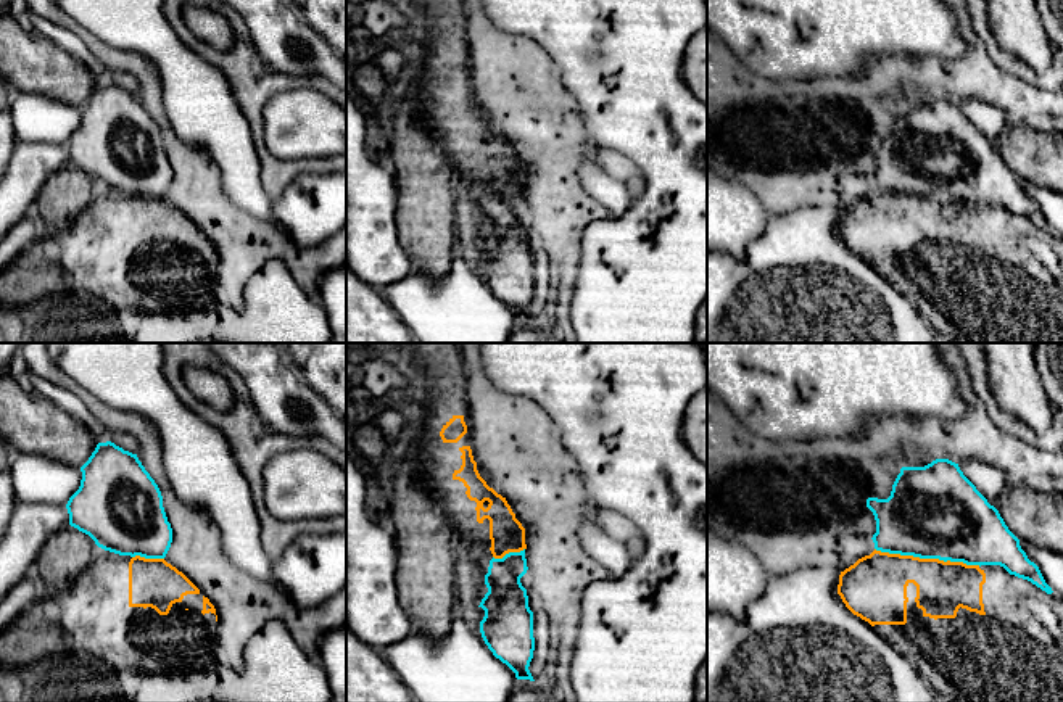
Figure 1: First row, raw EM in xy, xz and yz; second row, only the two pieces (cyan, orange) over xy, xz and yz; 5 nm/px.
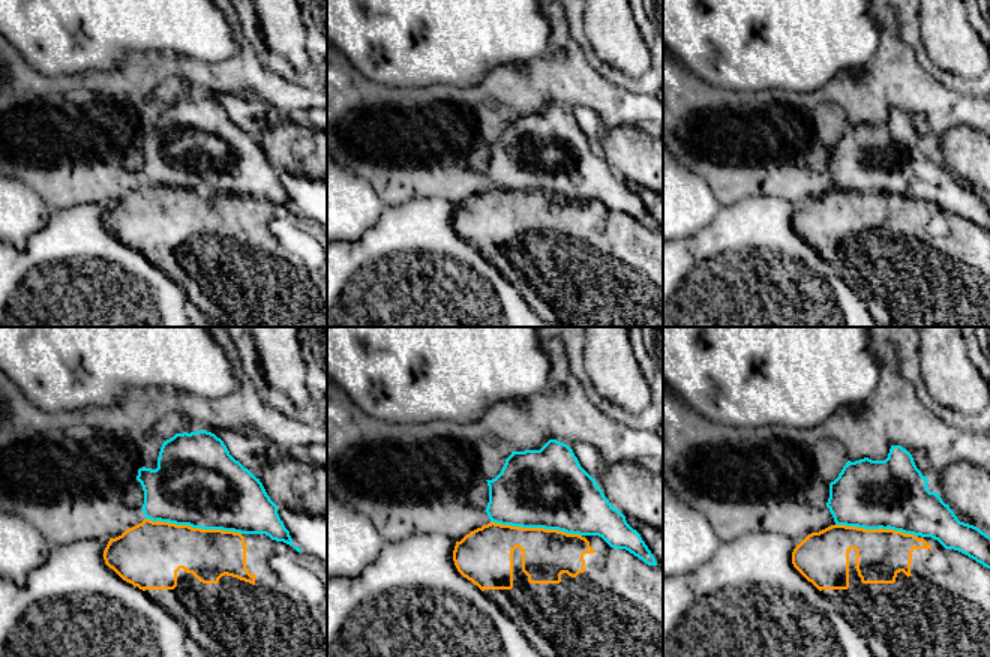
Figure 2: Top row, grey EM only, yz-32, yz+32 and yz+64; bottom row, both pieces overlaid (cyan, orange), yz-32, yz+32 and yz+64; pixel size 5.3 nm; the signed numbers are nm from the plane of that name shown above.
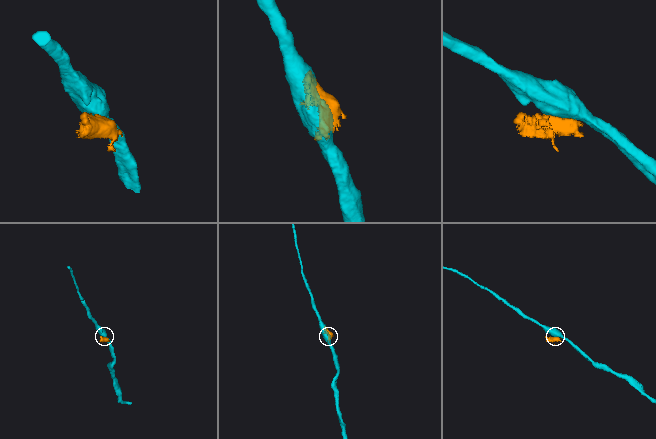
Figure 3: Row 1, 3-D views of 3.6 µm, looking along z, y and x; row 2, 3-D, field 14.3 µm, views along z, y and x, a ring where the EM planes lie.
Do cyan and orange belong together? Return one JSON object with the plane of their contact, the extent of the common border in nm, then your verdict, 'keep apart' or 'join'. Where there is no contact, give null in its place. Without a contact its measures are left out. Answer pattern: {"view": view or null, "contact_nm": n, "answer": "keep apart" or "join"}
{"view": "yz", "contact_nm": 550, "answer": "keep apart"}

